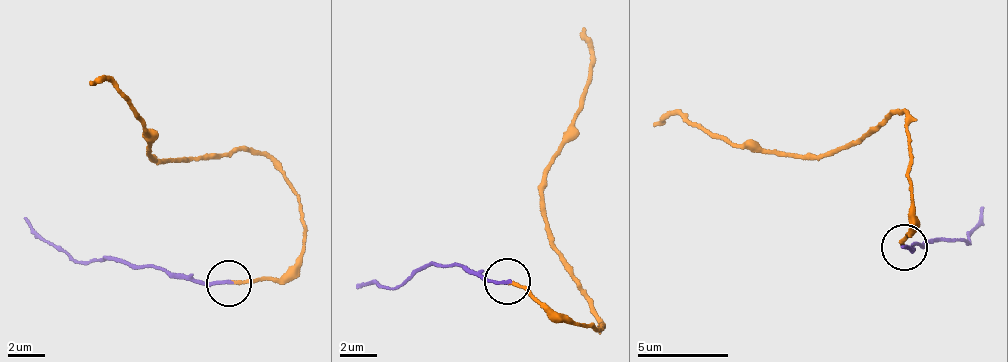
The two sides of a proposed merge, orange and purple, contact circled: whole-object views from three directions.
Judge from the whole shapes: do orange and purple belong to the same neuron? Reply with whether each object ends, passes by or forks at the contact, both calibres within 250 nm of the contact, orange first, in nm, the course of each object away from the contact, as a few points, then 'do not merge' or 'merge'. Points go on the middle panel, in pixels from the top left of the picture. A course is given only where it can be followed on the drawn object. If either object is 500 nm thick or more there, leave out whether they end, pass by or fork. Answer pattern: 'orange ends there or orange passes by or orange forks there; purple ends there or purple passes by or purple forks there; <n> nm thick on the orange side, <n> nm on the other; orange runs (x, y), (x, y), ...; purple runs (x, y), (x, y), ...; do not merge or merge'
orange ends there; purple ends there; 180 nm thick on the orange side, 200 nm on the other; orange runs (509, 280), (576, 325), (605, 331), (552, 243), (544, 197), (544, 170), (577, 117), (591, 57), (586, 28); purple runs (509, 280), (485, 283), (454, 264), (432, 262), (381, 288), (357, 284); merge

